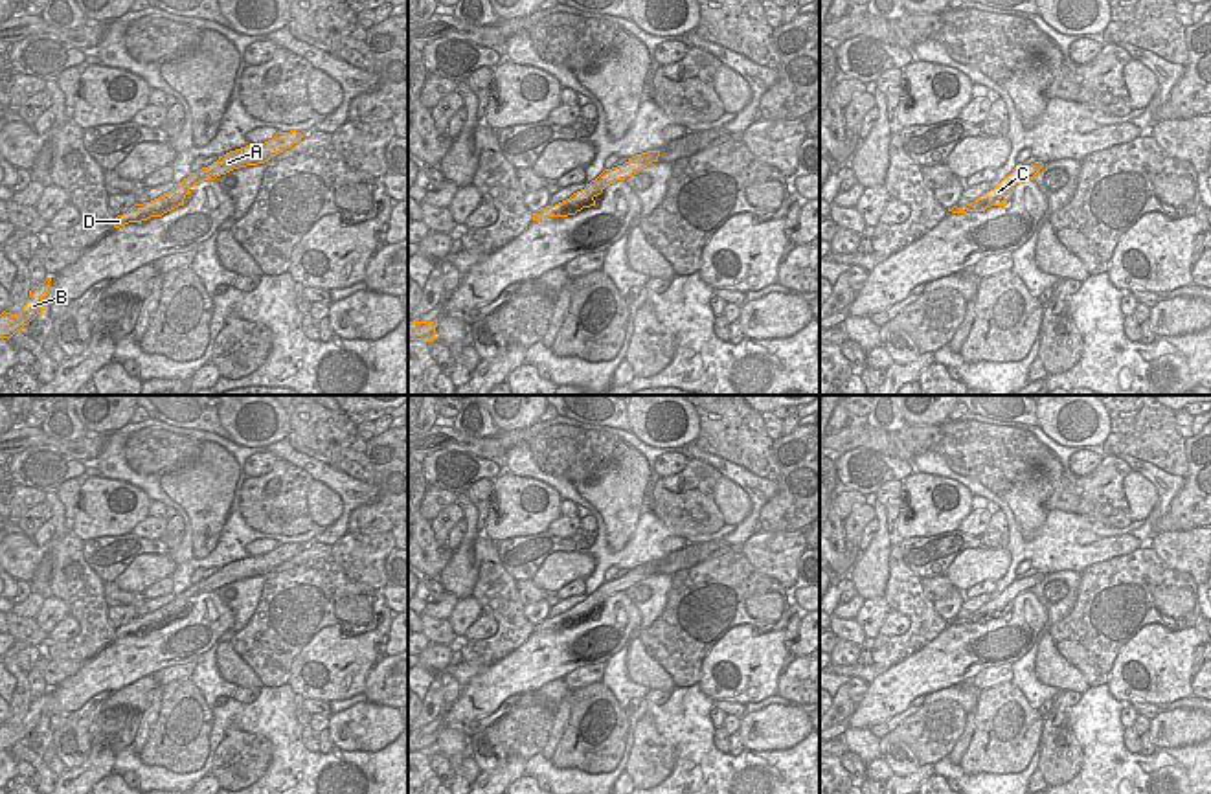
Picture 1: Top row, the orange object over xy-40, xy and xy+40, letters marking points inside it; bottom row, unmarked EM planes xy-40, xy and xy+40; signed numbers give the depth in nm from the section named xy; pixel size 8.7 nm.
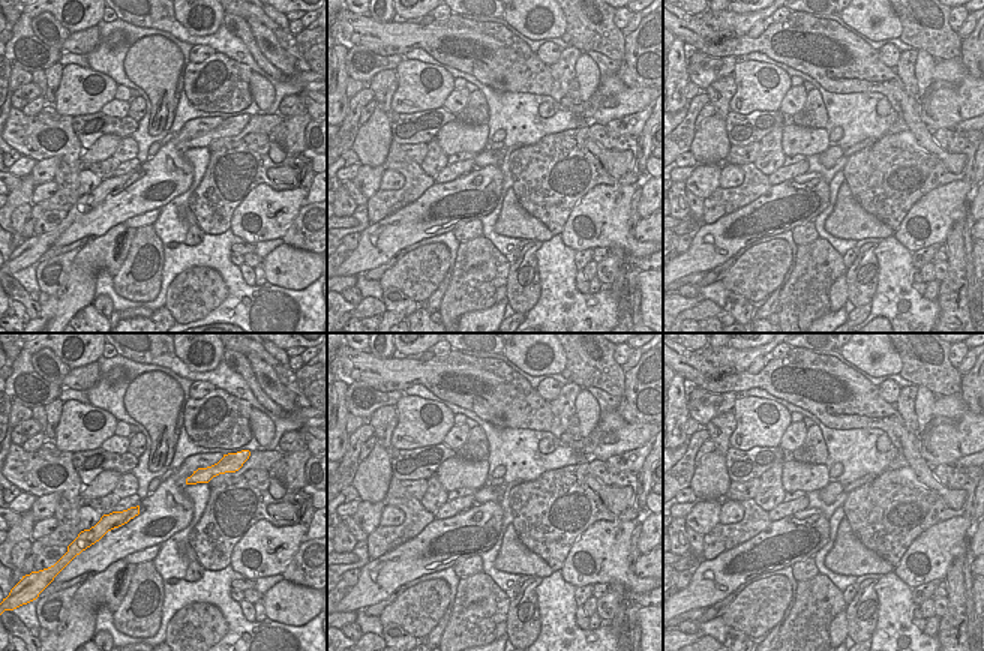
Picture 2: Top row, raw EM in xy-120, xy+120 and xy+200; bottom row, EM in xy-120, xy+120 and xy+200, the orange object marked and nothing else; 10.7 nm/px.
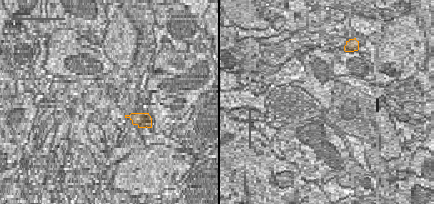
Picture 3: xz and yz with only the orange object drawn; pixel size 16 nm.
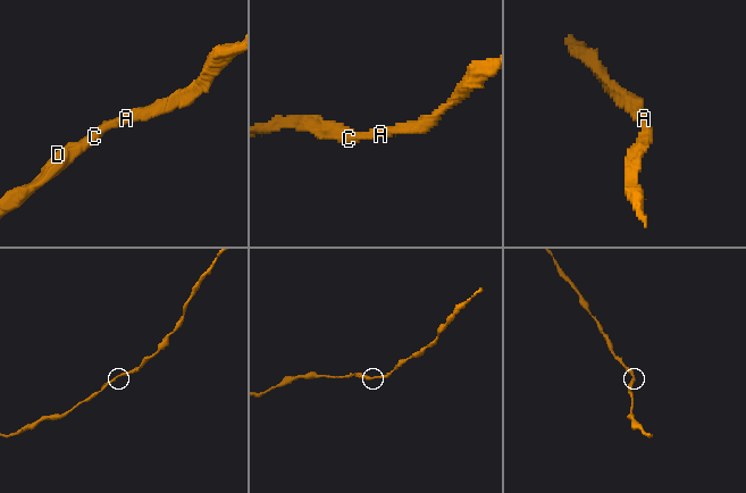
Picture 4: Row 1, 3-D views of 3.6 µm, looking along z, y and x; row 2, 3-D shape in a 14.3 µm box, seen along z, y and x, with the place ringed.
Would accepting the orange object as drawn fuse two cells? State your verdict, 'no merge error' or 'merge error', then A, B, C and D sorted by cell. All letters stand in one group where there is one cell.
no merge error | A B C D

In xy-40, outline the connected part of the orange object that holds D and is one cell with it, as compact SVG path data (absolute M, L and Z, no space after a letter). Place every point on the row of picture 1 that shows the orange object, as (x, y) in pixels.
M296 130L277 132L272 140L265 143L246 145L246 147L230 151L219 156L219 160L213 162L211 165L202 167L197 173L191 173L182 182L175 184L171 191L160 195L158 198L151 202L134 204L127 213L118 215L114 219L114 228L125 226L129 222L141 222L151 217L162 217L164 213L178 206L184 206L184 198L189 195L189 189L195 184L204 182L204 180L215 180L217 176L226 175L239 167L265 164L272 156L298 143L301 138L303 134Z

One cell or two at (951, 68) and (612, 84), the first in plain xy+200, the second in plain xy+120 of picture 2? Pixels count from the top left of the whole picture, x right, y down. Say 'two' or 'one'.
one

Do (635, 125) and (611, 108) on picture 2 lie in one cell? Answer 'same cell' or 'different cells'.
different cells

